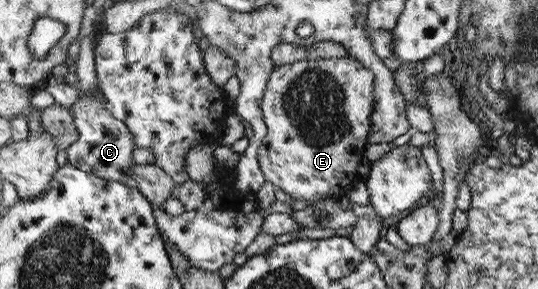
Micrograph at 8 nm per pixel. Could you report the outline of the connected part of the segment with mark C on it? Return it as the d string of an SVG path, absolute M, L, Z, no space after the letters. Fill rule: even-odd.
M95 31L88 37L80 37L80 54L76 61L78 83L73 87L78 90L80 100L71 107L71 114L79 138L73 146L66 150L68 165L80 168L85 172L97 173L102 179L116 180L127 185L134 185L133 171L135 162L132 159L134 153L134 138L132 132L124 122L116 119L108 110L107 100L100 91L98 76L95 66L95 38L100 31Z

